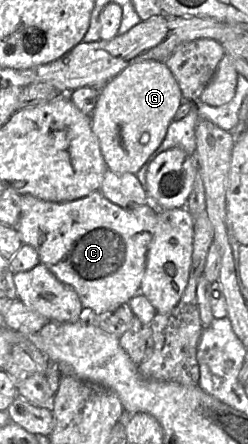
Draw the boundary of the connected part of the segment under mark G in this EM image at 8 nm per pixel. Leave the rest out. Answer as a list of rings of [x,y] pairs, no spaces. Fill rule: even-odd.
[[[146,60],[131,64],[108,81],[91,114],[91,128],[108,169],[137,174],[164,140],[182,102],[179,86],[163,62]]]

